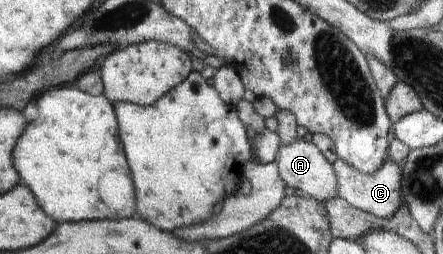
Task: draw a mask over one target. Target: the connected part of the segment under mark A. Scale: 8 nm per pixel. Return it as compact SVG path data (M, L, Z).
M301 138L290 146L280 145L275 160L281 179L288 185L315 198L318 202L327 203L334 197L338 197L338 179L336 178L333 163L328 162L314 143L307 143Z

